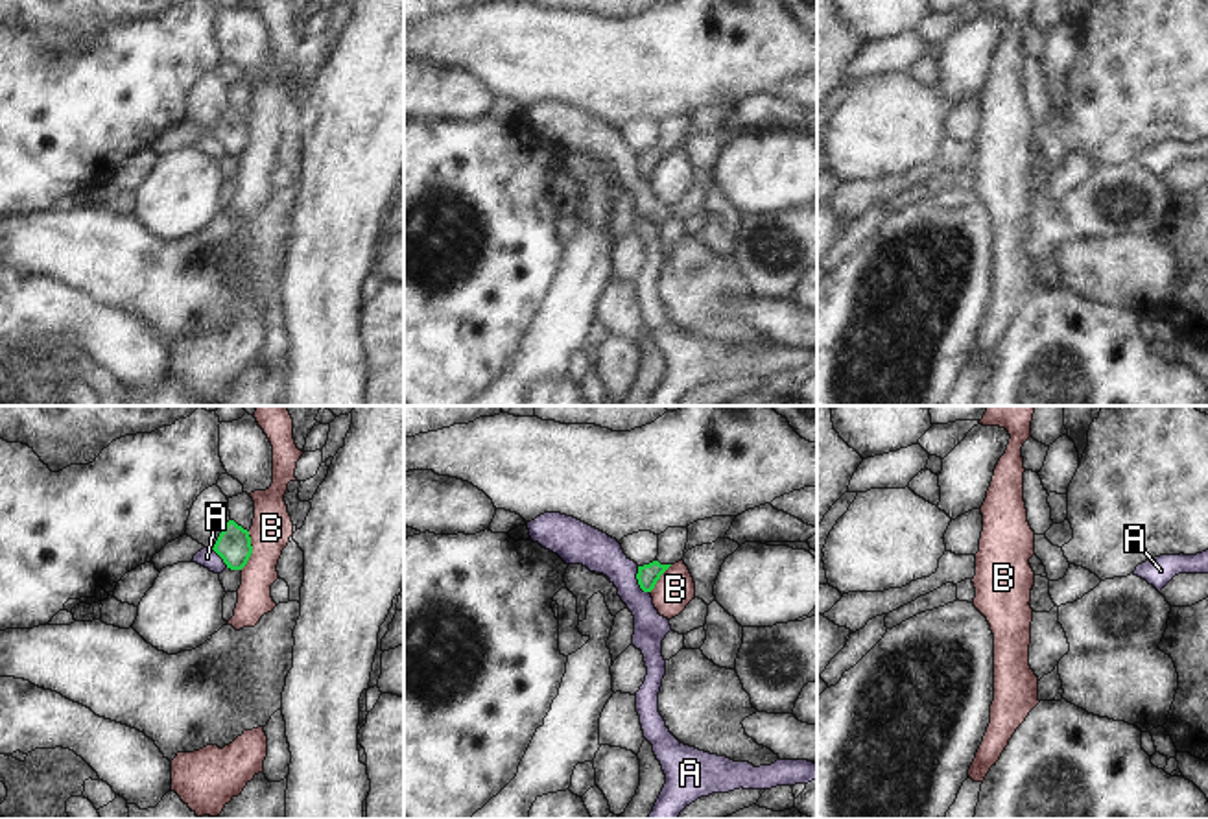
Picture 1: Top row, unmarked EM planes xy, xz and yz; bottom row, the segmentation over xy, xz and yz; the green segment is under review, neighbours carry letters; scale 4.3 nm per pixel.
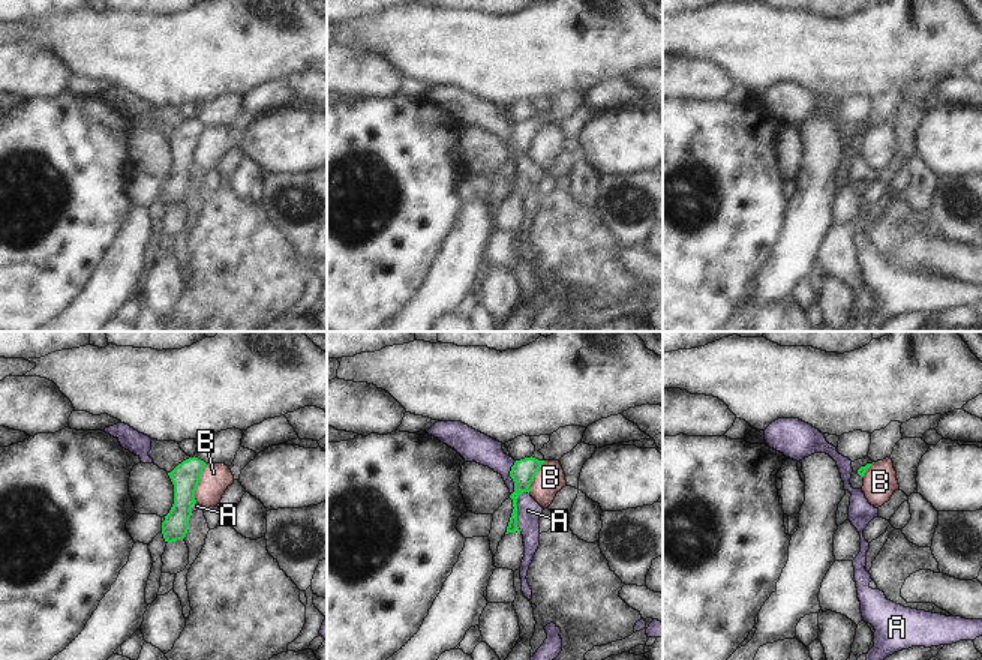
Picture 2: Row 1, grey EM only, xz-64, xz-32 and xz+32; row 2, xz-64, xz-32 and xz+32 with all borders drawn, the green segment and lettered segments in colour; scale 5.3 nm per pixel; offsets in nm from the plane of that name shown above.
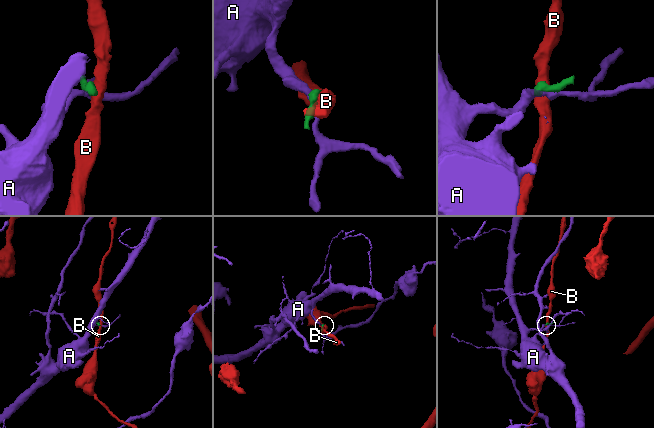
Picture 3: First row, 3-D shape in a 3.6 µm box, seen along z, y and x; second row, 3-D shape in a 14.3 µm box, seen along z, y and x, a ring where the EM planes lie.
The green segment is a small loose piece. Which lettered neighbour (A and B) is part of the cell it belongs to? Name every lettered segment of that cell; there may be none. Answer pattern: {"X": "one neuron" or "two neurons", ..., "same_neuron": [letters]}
{"A": "two neurons", "B": "two neurons", "same_neuron": []}

